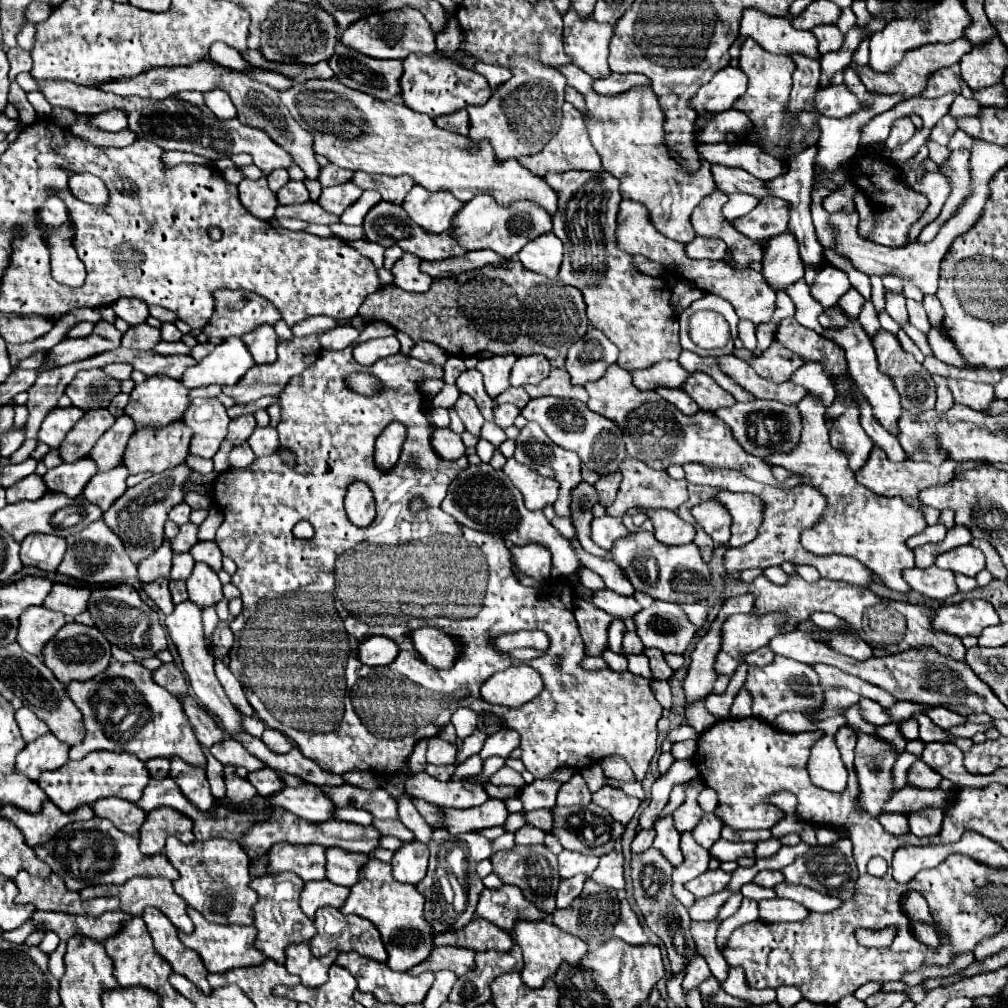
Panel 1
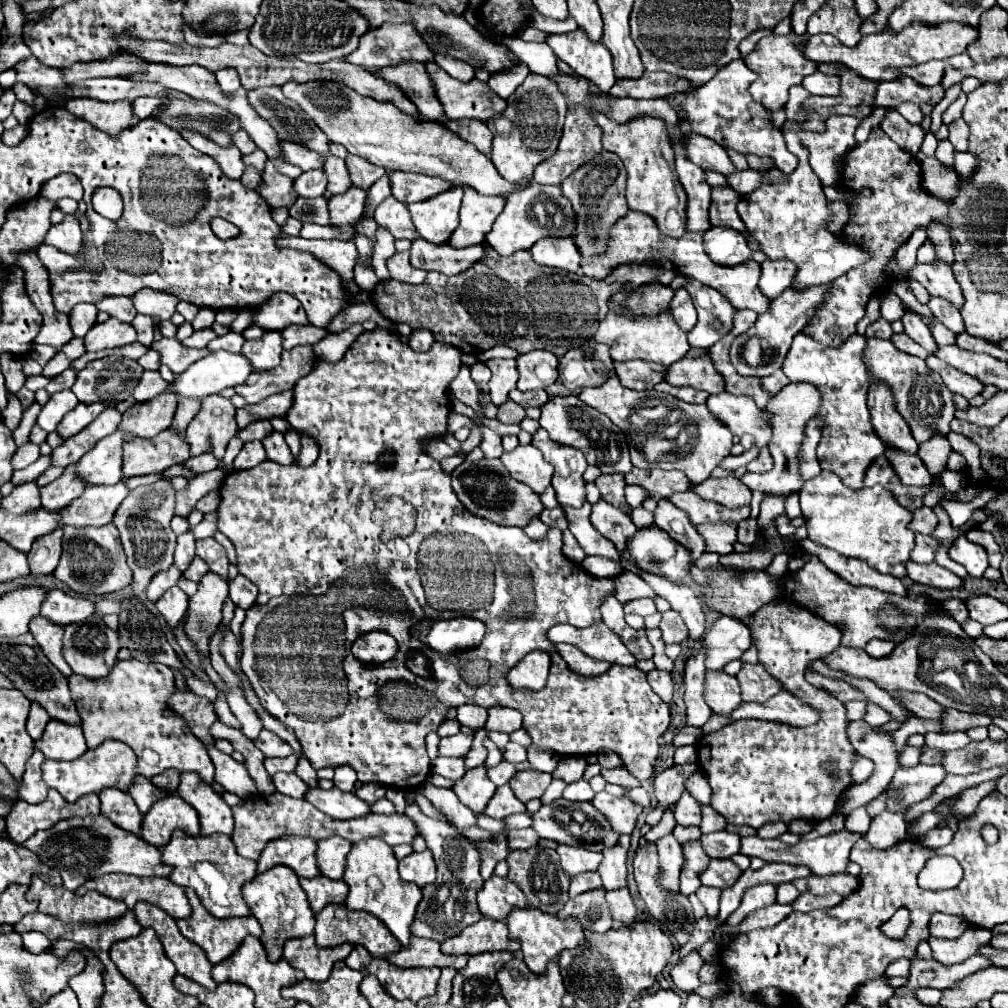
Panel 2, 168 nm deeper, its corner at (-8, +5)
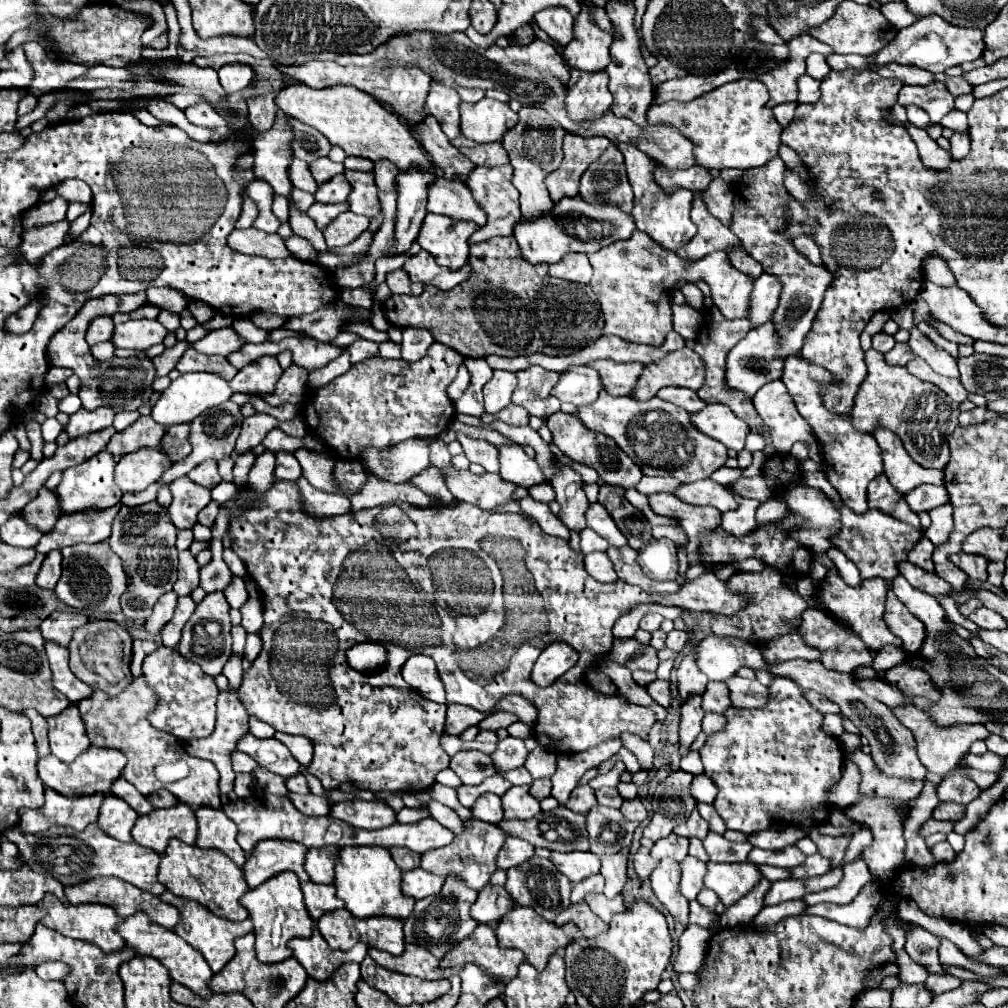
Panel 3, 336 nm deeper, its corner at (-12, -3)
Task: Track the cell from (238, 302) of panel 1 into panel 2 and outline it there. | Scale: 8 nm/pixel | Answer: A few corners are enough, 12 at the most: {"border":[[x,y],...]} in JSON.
{"border":[[283,292],[253,310],[265,330],[309,324],[301,302]]}

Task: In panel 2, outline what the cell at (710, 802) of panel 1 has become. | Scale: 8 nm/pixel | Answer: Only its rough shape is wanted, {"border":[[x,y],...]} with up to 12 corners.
{"border":[[701,770],[685,780],[685,790],[701,804],[709,804],[711,788]]}

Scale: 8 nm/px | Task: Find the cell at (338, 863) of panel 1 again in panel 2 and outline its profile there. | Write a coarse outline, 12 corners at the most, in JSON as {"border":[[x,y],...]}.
{"border":[[333,836],[317,842],[317,868],[341,880],[351,842]]}

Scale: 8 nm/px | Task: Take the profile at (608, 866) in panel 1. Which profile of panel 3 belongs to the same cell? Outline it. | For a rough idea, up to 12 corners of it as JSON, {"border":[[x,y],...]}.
{"border":[[605,854],[605,896],[615,898],[627,882],[627,854]]}

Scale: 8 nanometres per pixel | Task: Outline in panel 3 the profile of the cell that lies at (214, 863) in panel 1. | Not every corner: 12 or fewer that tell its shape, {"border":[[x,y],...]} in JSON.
{"border":[[171,840],[159,882],[219,918],[249,916],[249,890],[223,852]]}

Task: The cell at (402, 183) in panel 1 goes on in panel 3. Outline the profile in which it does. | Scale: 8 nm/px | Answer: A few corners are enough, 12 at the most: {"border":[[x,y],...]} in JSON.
{"border":[[435,178],[427,212],[485,224],[485,212],[459,180]]}

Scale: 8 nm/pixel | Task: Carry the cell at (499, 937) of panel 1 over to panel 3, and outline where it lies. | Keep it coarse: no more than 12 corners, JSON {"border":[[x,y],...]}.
{"border":[[479,924],[447,952],[441,968],[471,962],[507,984],[523,952],[501,948],[495,930]]}

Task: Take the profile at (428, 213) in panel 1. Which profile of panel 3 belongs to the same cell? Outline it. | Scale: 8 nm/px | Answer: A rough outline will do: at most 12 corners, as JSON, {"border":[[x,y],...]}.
{"border":[[427,214],[417,242],[439,266],[457,270],[479,226]]}

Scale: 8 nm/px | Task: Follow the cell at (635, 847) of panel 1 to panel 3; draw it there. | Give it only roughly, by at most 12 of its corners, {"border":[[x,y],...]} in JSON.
{"border":[[669,834],[653,844],[651,856],[681,862],[689,840]]}

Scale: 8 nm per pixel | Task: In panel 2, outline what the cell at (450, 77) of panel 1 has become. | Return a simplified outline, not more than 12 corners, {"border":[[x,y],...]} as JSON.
{"border":[[425,64],[449,120],[489,122],[507,100],[479,80],[451,78]]}

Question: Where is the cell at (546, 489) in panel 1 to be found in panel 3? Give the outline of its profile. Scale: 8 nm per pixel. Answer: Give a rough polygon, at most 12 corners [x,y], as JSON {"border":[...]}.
{"border":[[519,444],[501,446],[501,478],[523,488],[547,482]]}

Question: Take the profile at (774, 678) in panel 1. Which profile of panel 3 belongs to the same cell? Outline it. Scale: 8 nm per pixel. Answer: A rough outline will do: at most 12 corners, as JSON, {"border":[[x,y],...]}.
{"border":[[739,694],[733,698],[735,708],[759,708],[768,699],[753,694]]}

